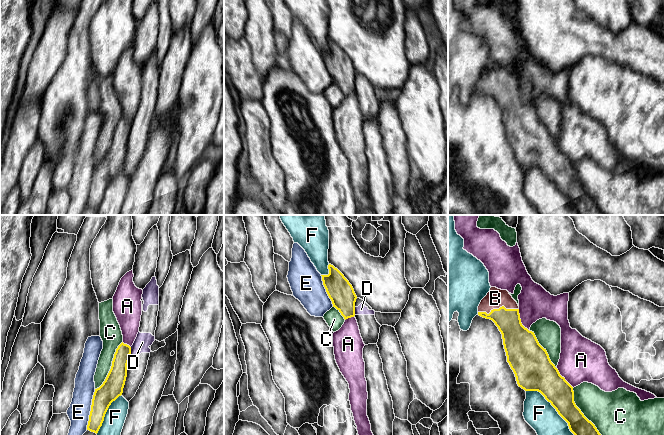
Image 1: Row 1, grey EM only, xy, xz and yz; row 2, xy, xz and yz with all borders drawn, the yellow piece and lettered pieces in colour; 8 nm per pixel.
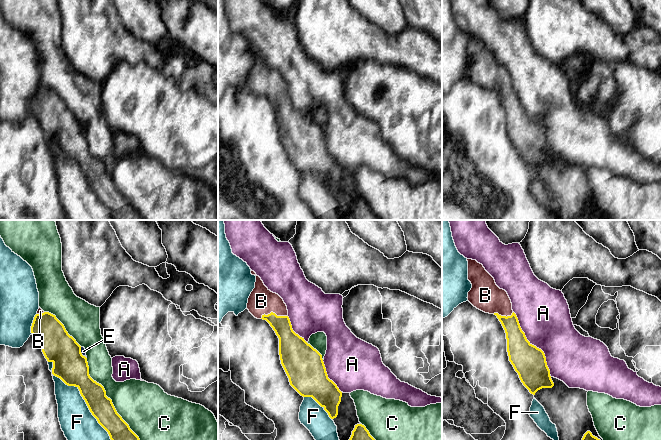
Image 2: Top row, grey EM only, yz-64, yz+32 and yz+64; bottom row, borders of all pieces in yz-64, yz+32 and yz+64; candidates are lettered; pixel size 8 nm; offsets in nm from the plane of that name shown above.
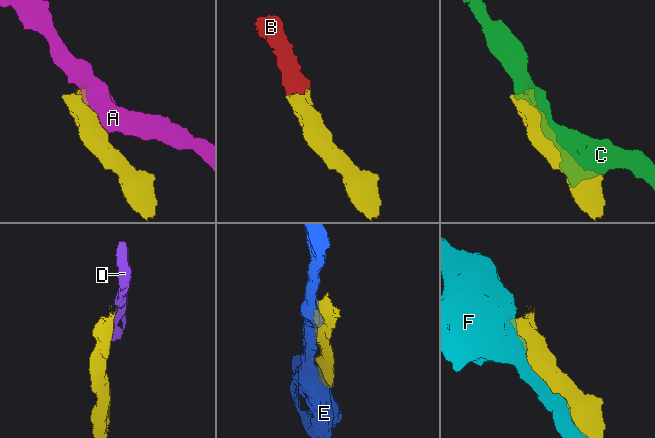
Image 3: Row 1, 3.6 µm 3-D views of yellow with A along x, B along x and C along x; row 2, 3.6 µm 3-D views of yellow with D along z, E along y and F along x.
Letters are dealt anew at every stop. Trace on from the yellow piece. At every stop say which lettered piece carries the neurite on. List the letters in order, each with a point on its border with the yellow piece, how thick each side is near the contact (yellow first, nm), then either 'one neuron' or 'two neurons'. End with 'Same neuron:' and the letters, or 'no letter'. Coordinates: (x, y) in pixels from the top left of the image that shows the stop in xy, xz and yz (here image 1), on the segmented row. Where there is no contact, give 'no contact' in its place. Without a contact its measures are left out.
A: contact yz (520, 320); calibres 280 and 260 nm; two neurons
B: contact yz (497, 309); calibres 200 and 160 nm; one neuron
C: contact xy (111, 366); calibres 170 and 170 nm; two neurons
D: contact xy (130, 351); calibres 150 and 130 nm; two neurons
E: contact xy (91, 409); calibres 170 and 170 nm; two neurons
F: contact yz (553, 406); calibres 240 and 240 nm; two neurons
Same neuron: B

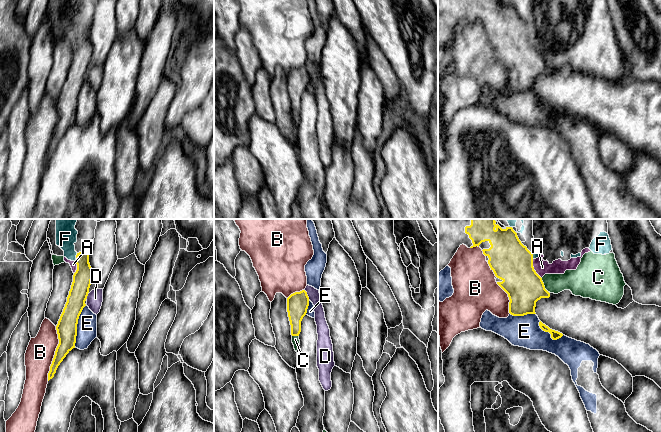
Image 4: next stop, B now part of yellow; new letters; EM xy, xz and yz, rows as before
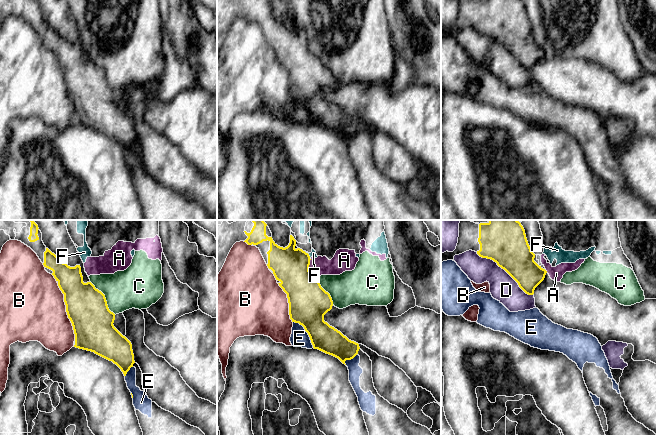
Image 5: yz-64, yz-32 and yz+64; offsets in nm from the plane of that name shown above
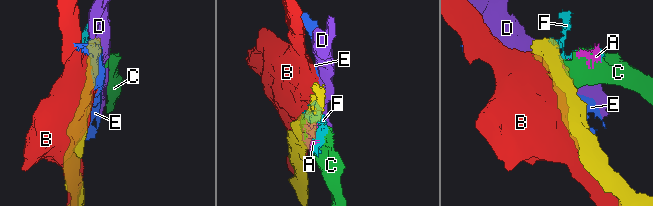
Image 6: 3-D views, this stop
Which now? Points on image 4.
A: contact yz (533, 269); calibres 320 and 120 nm; two neurons
B: contact xy (55, 353); calibres 160 and 220 nm; two neurons
C: contact yz (543, 285); calibres 300 and 170 nm; two neurons
D: contact xz (307, 295); calibres 180 and 100 nm; two neurons
E: contact xy (76, 326); calibres 160 and 160 nm; two neurons
F: contact xy (76, 257); calibres 150 and 180 nm; two neurons
Same neuron: no letter

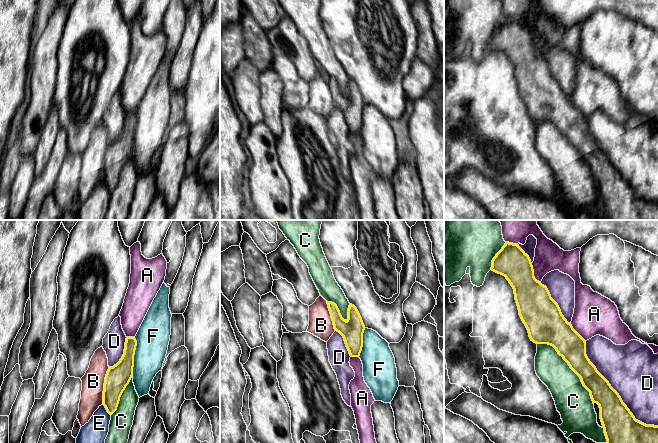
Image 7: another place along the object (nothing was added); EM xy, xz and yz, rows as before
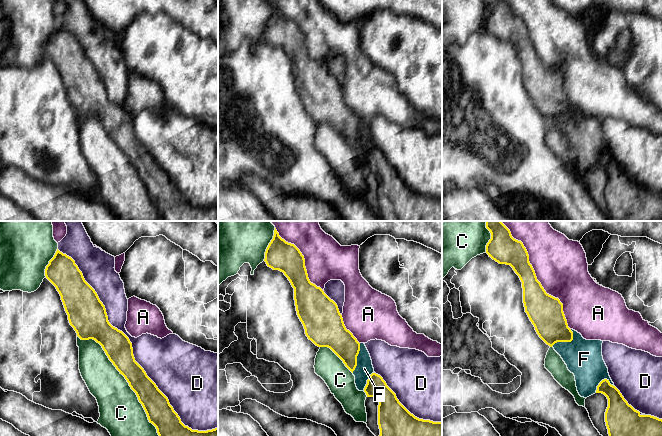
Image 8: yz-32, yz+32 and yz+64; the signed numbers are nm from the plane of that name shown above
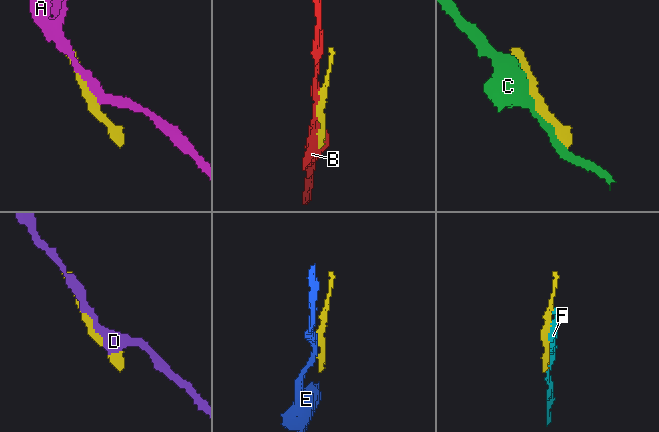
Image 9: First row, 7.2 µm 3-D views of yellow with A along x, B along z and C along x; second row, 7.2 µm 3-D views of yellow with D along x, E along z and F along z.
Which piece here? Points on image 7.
A: contact yz (533, 273); calibres 280 and 220 nm; two neurons
B: contact xy (104, 385); calibres 190 and 180 nm; two neurons
C: contact yz (569, 365); calibres 220 and 260 nm; two neurons
D: contact yz (615, 391); calibres 260 and 420 nm; two neurons
E: contact xy (106, 409); calibres 190 and 190 nm; two neurons
F: contact xy (133, 356); calibres 190 and 260 nm; two neurons
Same neuron: no letter

